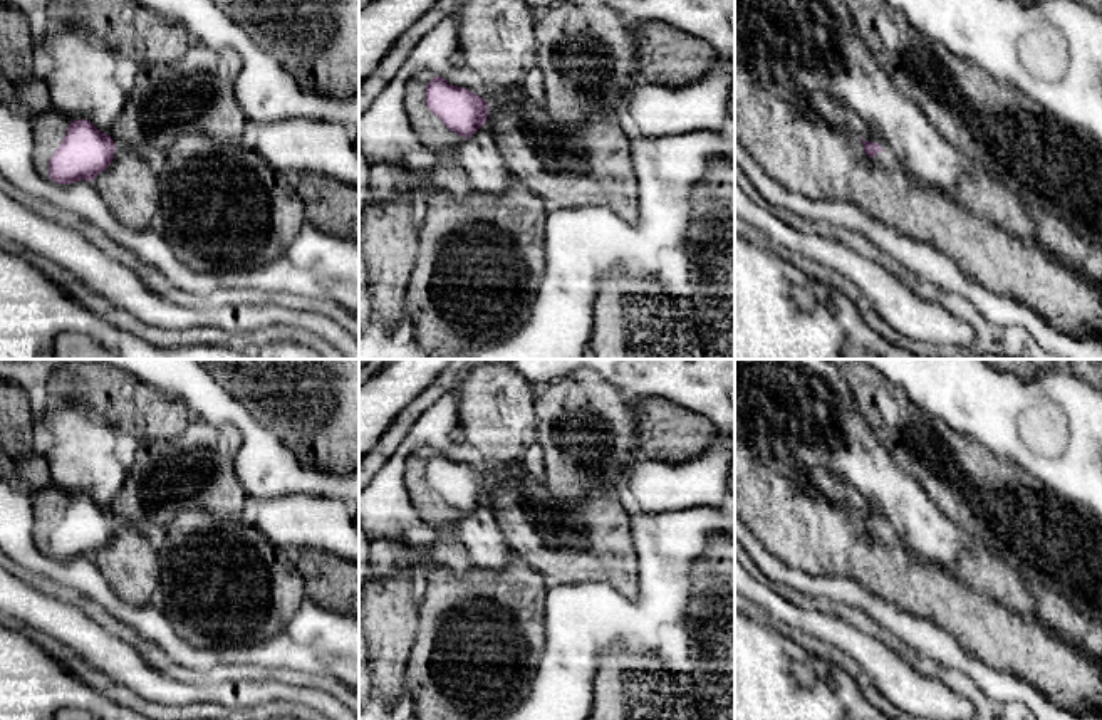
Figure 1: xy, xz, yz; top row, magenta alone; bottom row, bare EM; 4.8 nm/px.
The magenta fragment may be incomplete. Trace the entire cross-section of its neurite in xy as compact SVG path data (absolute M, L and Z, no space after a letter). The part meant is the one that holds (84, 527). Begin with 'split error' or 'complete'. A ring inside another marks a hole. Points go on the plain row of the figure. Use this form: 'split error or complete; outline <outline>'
split error; outline M57 487L30 492L34 539L59 561L92 557L114 534L116 520L87 495L69 497Z

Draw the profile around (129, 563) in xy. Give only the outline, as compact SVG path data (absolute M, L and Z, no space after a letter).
M116 522L112 539L92 559L124 603L133 606L151 603L161 579L159 559L138 525Z

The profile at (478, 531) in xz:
M485 498L475 510L465 514L451 529L470 556L473 567L500 571L510 564L513 552Z

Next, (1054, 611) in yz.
M1033 586L1033 596L1037 604L1035 619L1070 644L1082 648L1089 619L1060 594Z

